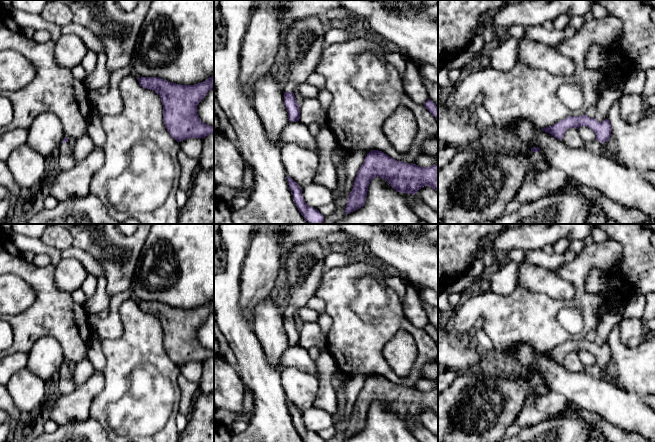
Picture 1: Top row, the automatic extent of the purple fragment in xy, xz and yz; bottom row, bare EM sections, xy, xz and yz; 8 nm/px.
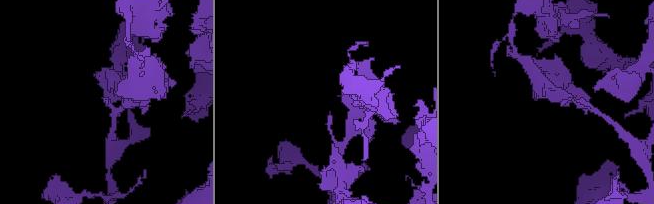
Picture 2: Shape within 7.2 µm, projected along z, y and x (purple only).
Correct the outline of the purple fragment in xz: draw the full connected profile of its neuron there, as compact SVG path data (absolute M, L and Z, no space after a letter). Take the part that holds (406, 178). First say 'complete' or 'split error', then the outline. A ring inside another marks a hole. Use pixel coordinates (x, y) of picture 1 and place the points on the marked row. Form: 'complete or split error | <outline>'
complete | M371 150L358 170L352 191L348 195L348 202L345 208L346 215L364 206L369 184L375 177L385 179L393 189L401 193L415 195L424 186L432 187L438 193L438 164L431 167L419 167L416 164L397 161L382 151Z

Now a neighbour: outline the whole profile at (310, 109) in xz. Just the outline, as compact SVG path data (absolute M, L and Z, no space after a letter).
M305 98L299 106L299 121L309 126L318 123L321 126L327 125L326 115L322 113L322 106L317 98Z

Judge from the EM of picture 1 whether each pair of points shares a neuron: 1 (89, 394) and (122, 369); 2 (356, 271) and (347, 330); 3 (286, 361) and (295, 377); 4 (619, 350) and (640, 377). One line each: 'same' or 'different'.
1: different
2: same
3: different
4: same

